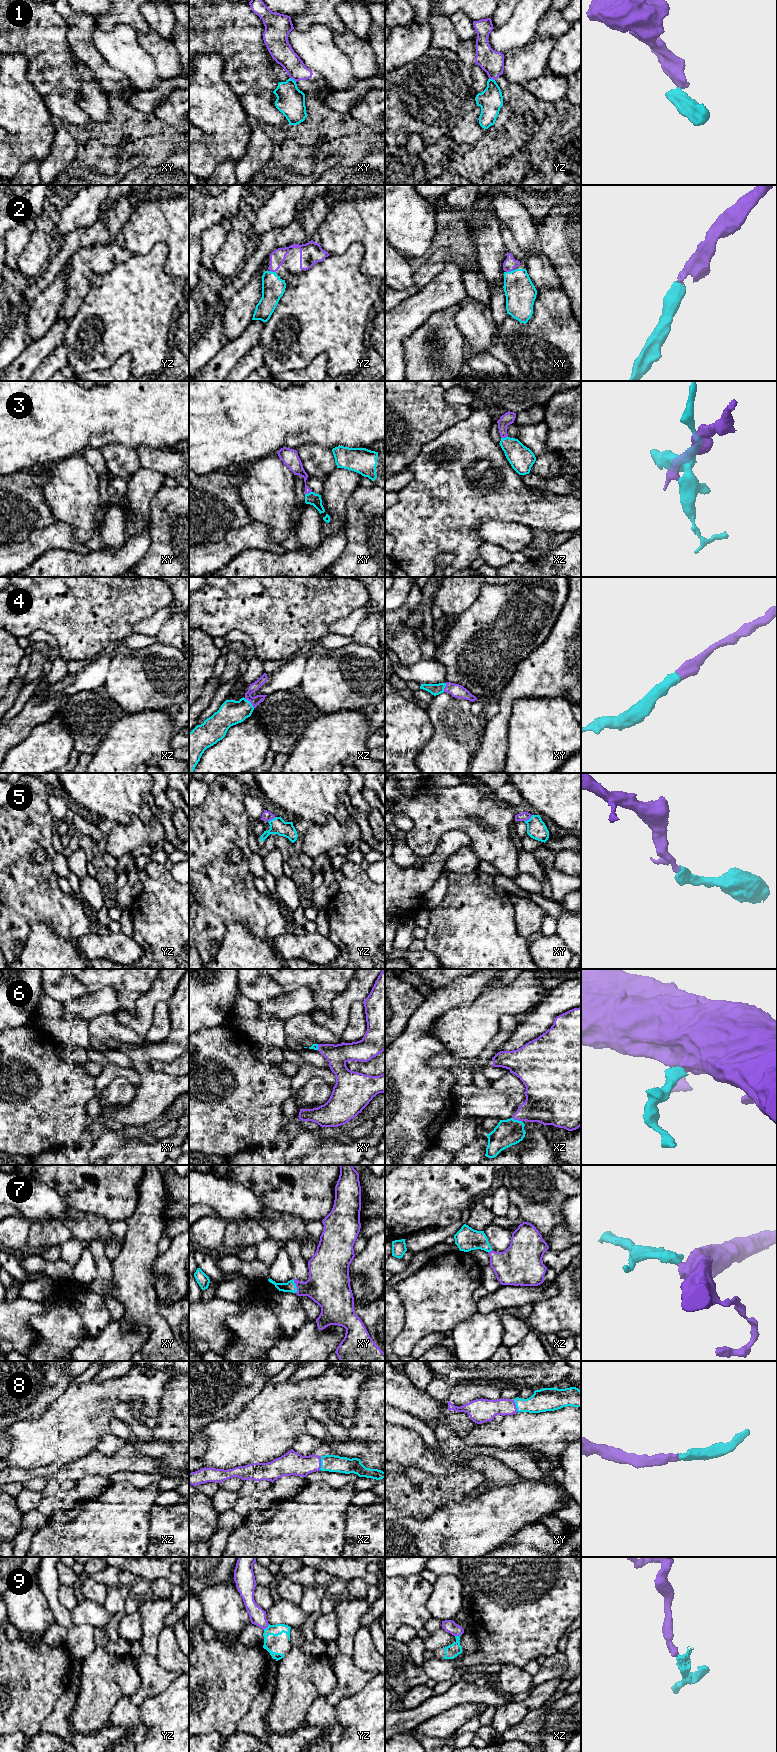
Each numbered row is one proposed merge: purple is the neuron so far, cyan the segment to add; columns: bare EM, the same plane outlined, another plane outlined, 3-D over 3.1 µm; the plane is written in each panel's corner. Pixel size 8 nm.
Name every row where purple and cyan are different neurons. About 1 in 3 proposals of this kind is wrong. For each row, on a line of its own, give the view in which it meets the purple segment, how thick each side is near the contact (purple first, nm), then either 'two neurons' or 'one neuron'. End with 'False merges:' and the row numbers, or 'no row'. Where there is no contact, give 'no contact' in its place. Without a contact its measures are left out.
1: meets purple in xy; 180 nm thick on the purple side, 220 nm on the other; two neurons
2: meets purple in xy; 100 nm thick on the purple side, 240 nm on the other; one neuron
3: meets purple in xy; 110 nm thick on the purple side, 100 nm on the other; one neuron
4: meets purple in xz; 70 nm thick on the purple side, 200 nm on the other; one neuron
5: meets purple in xy; 80 nm thick on the purple side, 160 nm on the other; one neuron
6: meets purple in xz; 300 nm thick on the purple side, 220 nm on the other; one neuron
7: meets purple in xy; 320 nm thick on the purple side, 90 nm on the other; one neuron
8: meets purple in xz; 190 nm thick on the purple side, 140 nm on the other; one neuron
9: meets purple in yz; 130 nm thick on the purple side, 90 nm on the other; one neuron
False merges: 1

